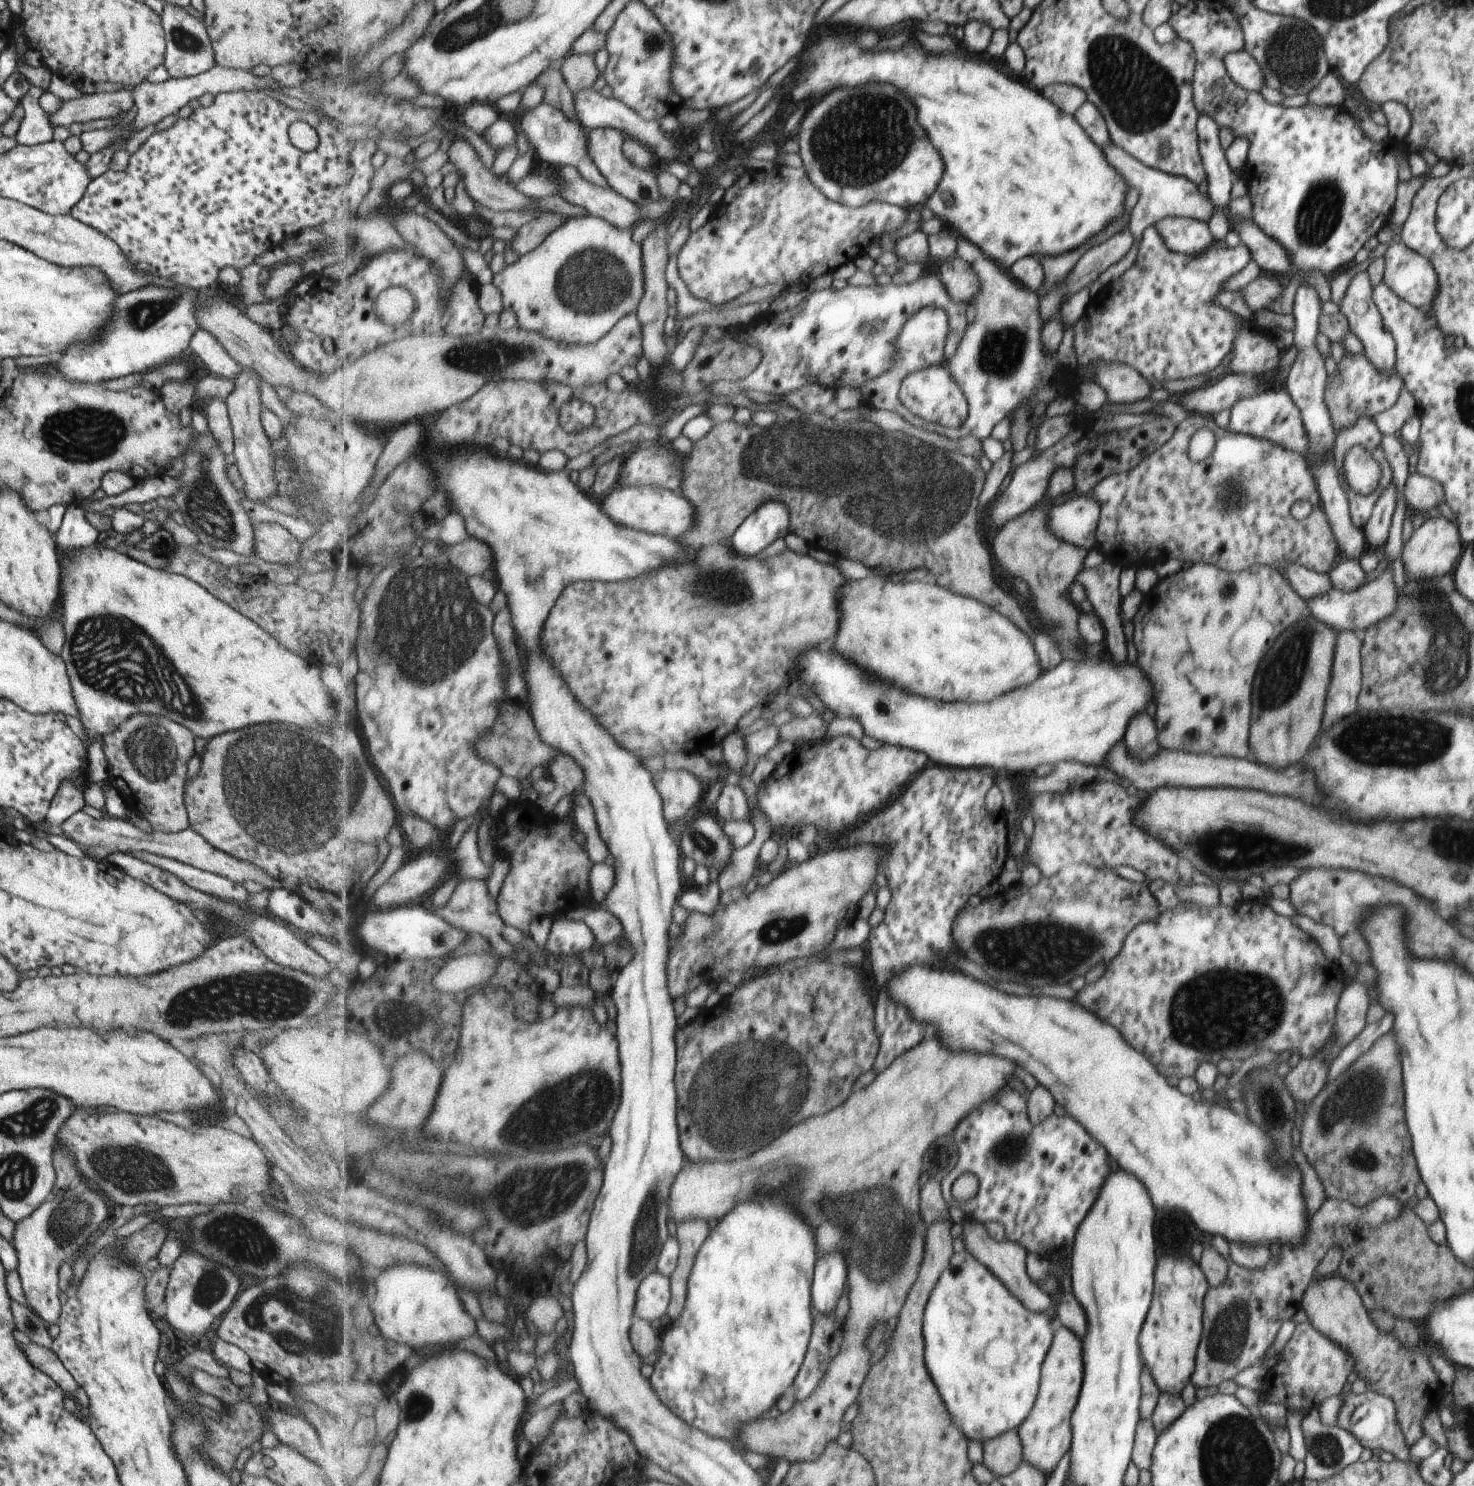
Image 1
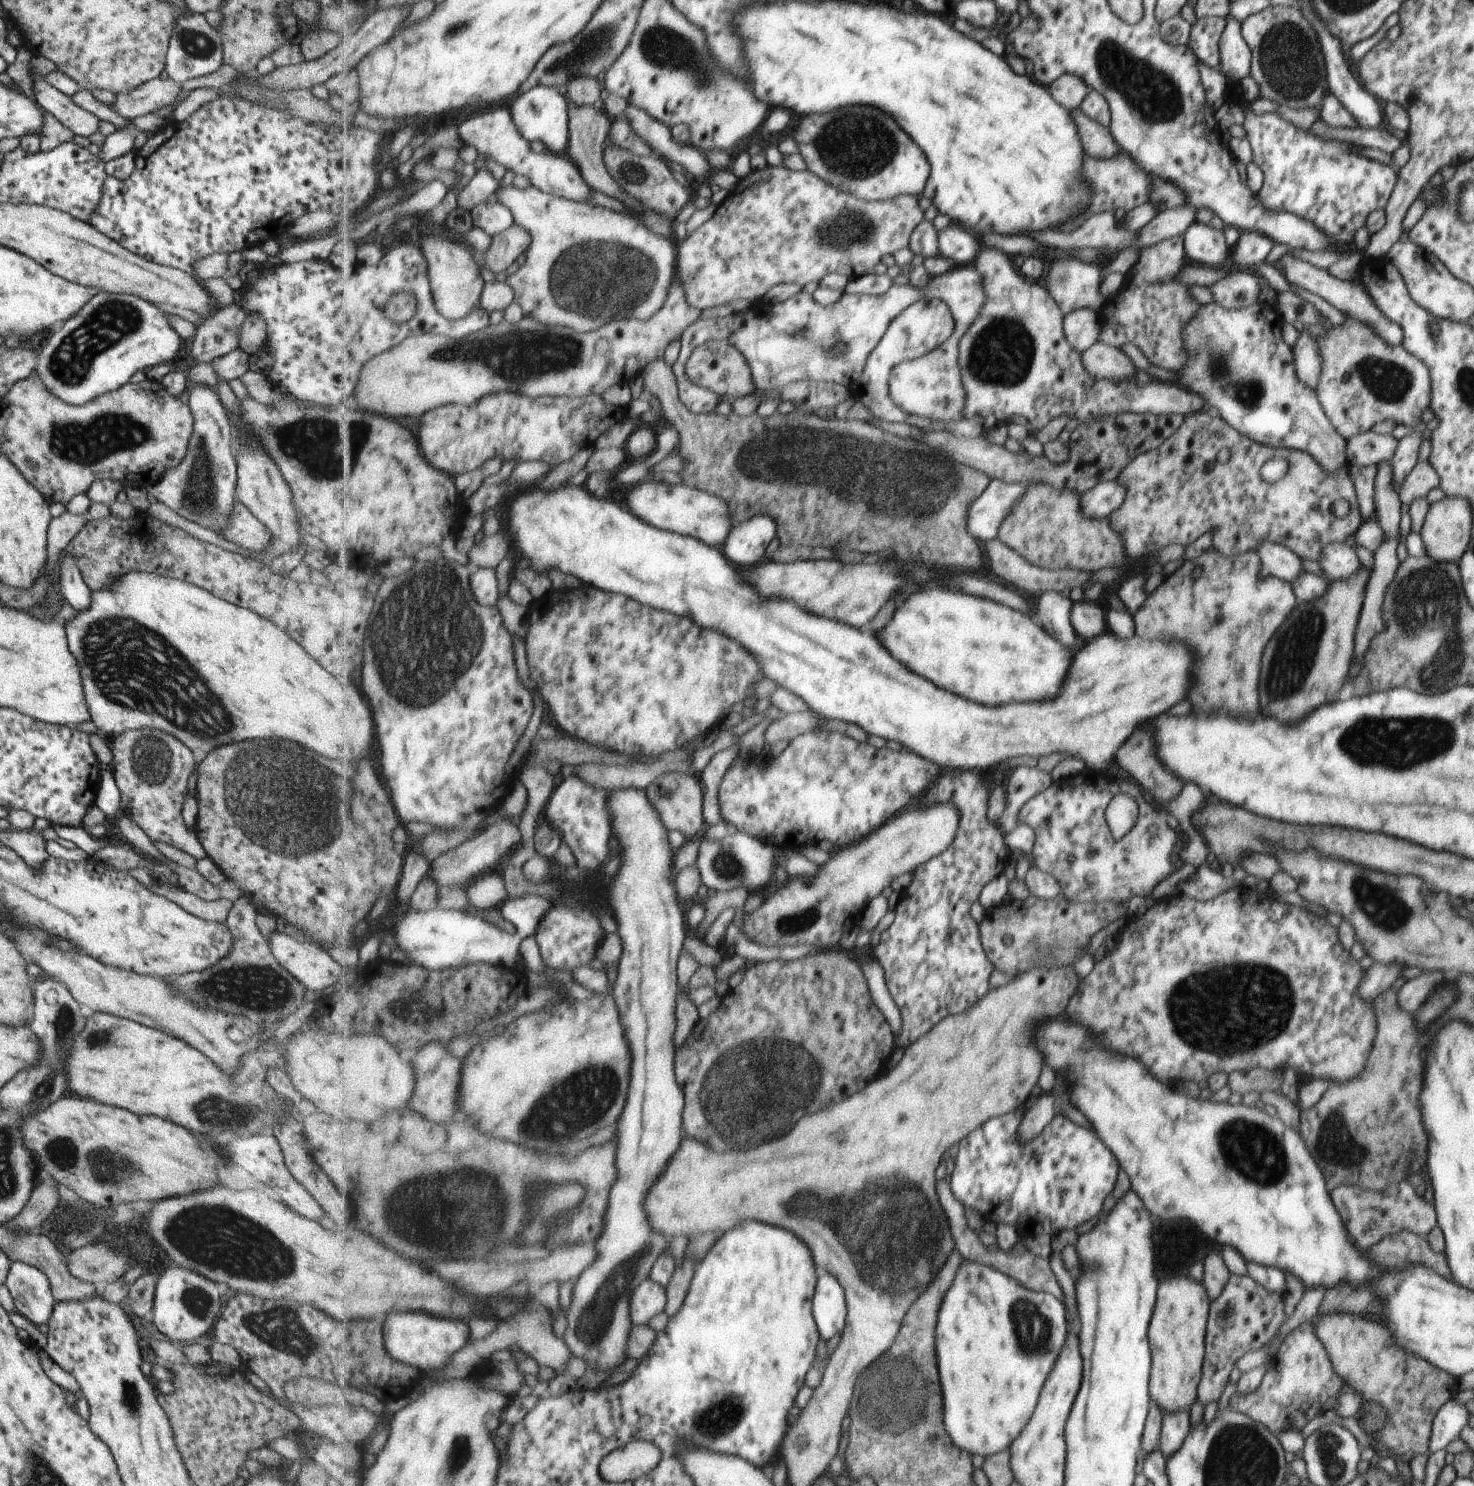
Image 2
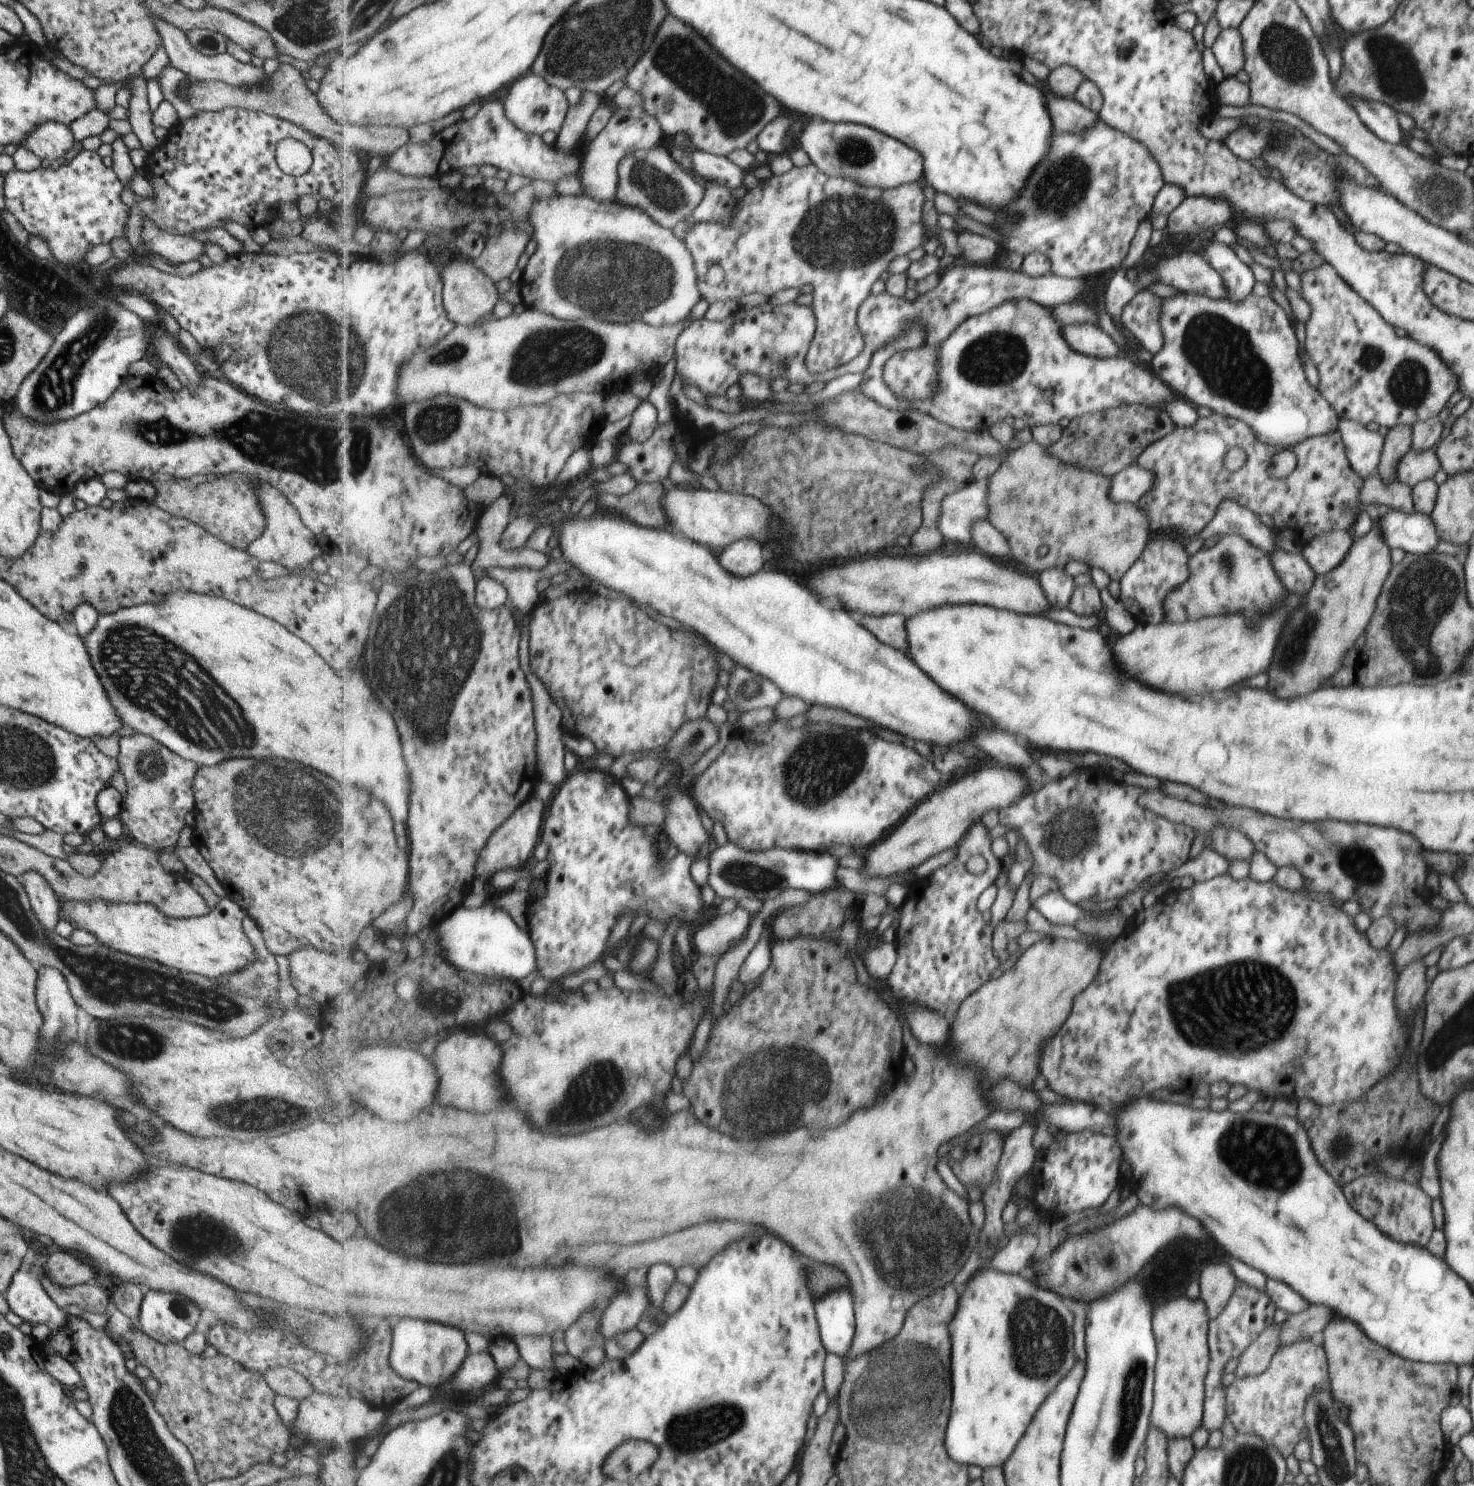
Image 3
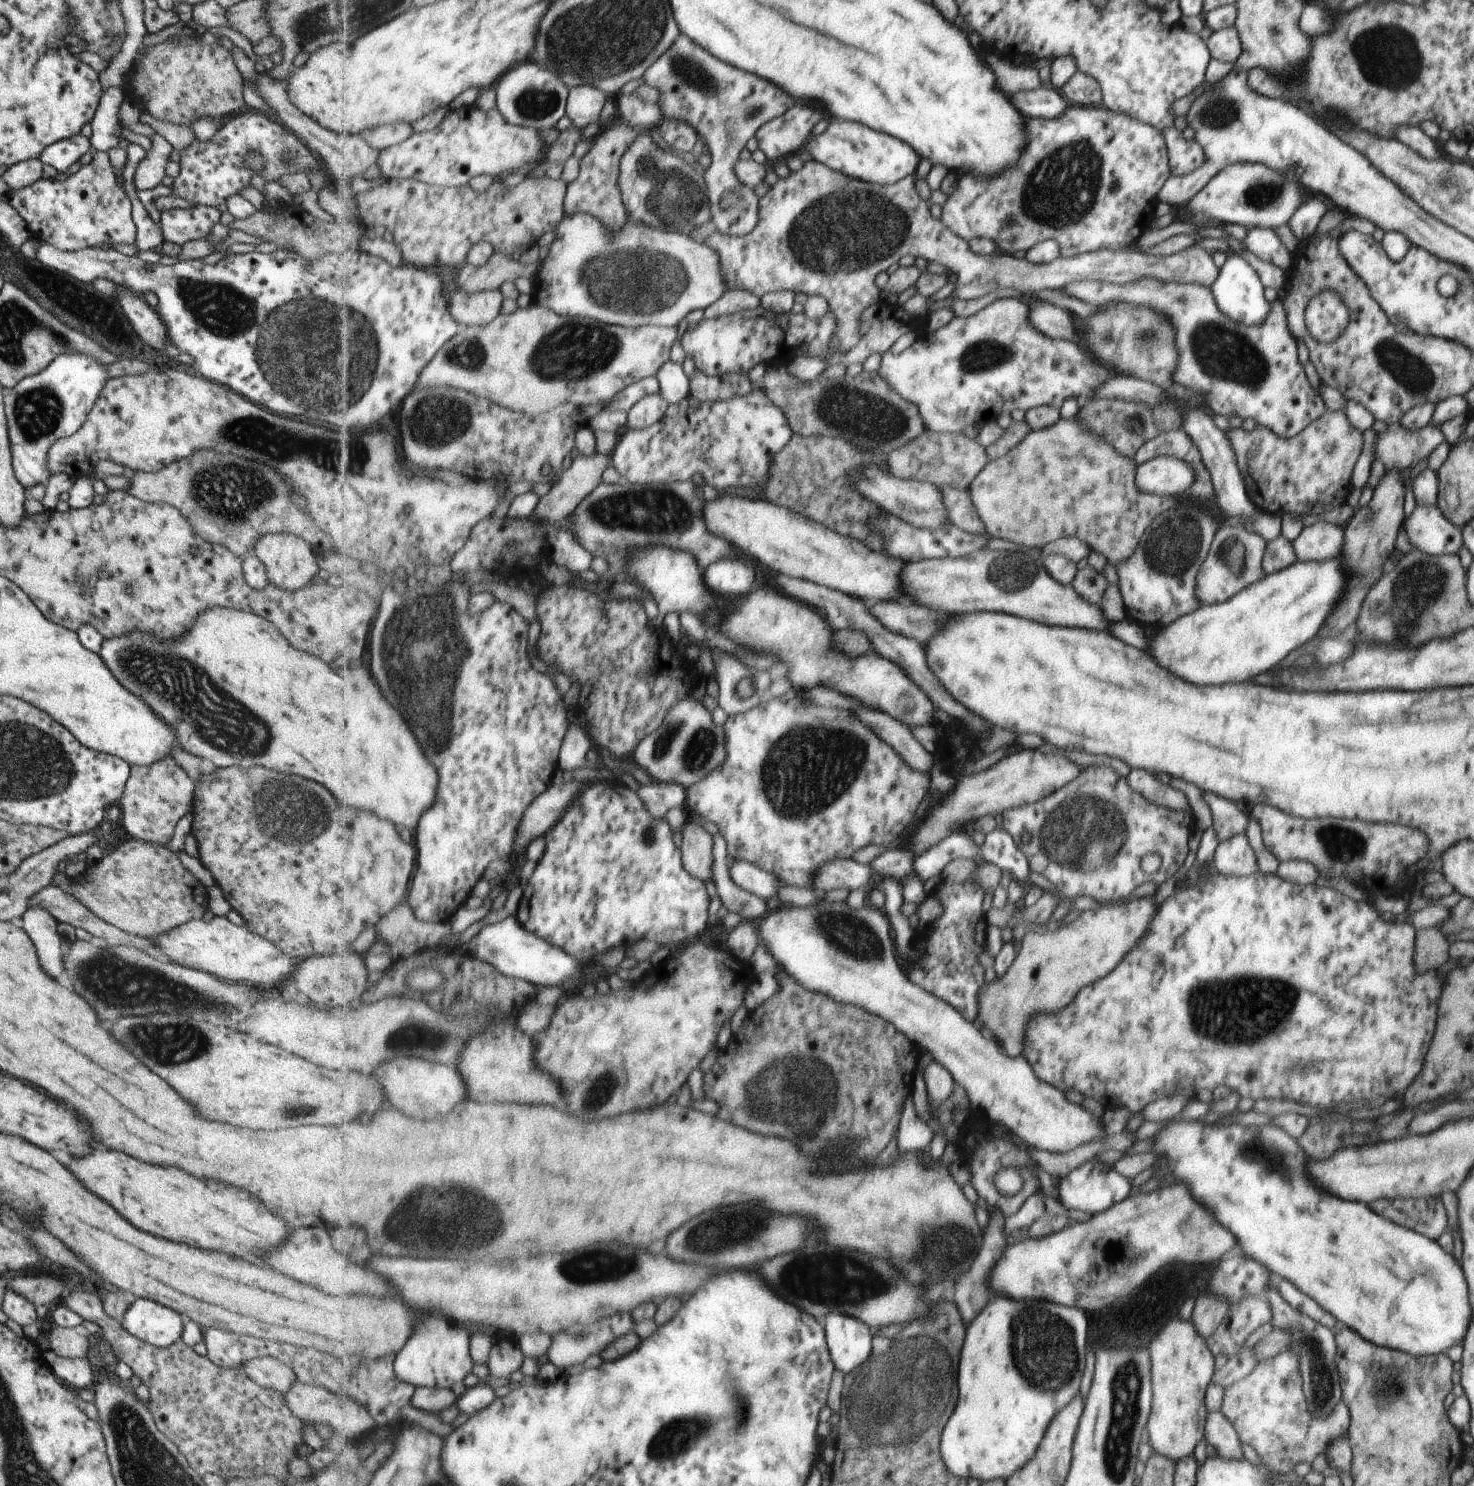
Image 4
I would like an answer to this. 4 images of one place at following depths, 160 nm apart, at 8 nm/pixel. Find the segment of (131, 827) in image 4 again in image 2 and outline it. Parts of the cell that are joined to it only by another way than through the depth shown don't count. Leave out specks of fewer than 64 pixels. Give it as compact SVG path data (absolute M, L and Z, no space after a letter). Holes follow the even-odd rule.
M152 728L122 732L112 739L110 748L112 774L121 793L121 805L125 816L134 821L152 842L168 844L168 846L190 854L196 860L206 858L207 855L202 844L198 841L197 836L186 828L182 817L183 803L188 795L188 780L198 764L195 760L195 754L190 751L190 748L166 732Z

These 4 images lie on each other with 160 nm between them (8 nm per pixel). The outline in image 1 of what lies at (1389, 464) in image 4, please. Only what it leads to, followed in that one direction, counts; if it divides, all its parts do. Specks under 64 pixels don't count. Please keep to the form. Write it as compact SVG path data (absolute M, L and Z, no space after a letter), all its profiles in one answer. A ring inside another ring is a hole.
M1422 473L1409 474L1404 484L1404 500L1411 512L1422 510L1426 514L1426 510L1445 502L1445 495L1446 490L1442 490L1438 481Z

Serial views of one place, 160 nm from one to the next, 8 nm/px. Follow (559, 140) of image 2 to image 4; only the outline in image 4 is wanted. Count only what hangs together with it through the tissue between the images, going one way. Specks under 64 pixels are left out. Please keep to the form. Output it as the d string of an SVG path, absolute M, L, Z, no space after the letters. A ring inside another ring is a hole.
M536 60L514 67L499 80L495 88L498 108L512 124L542 131L554 129L567 115L571 89L558 73Z

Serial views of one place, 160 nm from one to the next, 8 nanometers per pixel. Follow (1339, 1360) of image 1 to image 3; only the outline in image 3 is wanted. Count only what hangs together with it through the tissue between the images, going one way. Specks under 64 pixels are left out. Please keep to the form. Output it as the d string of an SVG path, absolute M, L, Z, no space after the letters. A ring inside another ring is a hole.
M1317 1339L1281 1346L1262 1374L1236 1379L1227 1387L1227 1418L1238 1433L1260 1436L1267 1444L1278 1449L1278 1454L1284 1458L1296 1456L1296 1448L1300 1448L1300 1444L1304 1444L1311 1436L1306 1420L1307 1399L1314 1394L1317 1387L1328 1381L1329 1375L1330 1362L1327 1360L1326 1350Z

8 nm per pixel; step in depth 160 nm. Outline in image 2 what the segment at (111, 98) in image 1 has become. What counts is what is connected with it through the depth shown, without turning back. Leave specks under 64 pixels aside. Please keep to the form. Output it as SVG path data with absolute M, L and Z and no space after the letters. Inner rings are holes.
M157 77L152 81L134 88L134 92L122 92L110 108L122 114L122 118L131 118L151 114L161 108L182 102L182 86L168 78Z

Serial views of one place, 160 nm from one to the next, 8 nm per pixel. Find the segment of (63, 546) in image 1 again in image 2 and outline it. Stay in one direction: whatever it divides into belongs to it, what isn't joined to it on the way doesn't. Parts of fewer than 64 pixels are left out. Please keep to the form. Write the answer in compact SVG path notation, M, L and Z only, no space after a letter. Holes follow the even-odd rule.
M70 556L64 558L60 566L60 592L77 612L84 612L90 607L91 591L80 576L76 560Z

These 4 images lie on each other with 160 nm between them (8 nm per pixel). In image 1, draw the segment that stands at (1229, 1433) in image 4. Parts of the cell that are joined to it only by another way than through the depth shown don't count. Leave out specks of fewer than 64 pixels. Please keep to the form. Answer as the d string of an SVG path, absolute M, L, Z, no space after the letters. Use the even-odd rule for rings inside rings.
M1383 1195L1377 1200L1372 1200L1372 1203L1366 1204L1364 1207L1358 1207L1354 1206L1350 1200L1326 1198L1324 1204L1320 1206L1320 1209L1313 1216L1312 1240L1308 1240L1308 1244L1282 1246L1280 1252L1278 1252L1278 1260L1271 1256L1271 1260L1266 1265L1266 1268L1260 1268L1260 1270L1248 1270L1248 1268L1242 1268L1242 1266L1230 1261L1226 1281L1222 1285L1216 1286L1216 1288L1210 1286L1204 1298L1204 1330L1202 1332L1202 1340L1200 1340L1198 1346L1198 1352L1196 1352L1196 1366L1194 1366L1191 1378L1194 1387L1198 1389L1206 1388L1206 1386L1218 1387L1222 1380L1230 1380L1238 1372L1242 1372L1244 1368L1261 1362L1264 1354L1268 1352L1268 1348L1274 1344L1278 1328L1281 1328L1284 1322L1290 1321L1301 1308L1304 1292L1314 1277L1314 1270L1322 1262L1328 1250L1338 1244L1345 1251L1346 1248L1358 1244L1360 1240L1370 1236L1372 1231L1376 1231L1378 1220L1376 1219L1375 1207L1377 1205L1384 1208L1384 1212L1382 1212L1384 1218L1382 1220L1391 1220L1384 1222L1394 1222L1392 1218L1396 1218L1398 1210L1400 1210L1398 1201L1400 1202L1394 1196Z

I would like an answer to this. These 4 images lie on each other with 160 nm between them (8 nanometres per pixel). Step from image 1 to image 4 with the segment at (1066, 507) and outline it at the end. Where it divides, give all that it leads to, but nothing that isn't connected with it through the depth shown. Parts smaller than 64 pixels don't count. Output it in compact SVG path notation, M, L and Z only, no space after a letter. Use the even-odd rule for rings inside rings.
M1156 457L1137 465L1136 484L1144 493L1164 496L1182 494L1195 473L1184 461L1174 457Z

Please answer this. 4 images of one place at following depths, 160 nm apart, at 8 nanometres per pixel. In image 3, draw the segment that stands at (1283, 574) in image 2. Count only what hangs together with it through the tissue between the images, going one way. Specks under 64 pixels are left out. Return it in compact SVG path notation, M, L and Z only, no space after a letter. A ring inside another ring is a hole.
M1224 498L1218 506L1212 521L1197 536L1200 540L1210 540L1214 536L1236 535L1251 541L1256 548L1262 548L1268 555L1274 552L1276 532L1262 524L1260 518L1248 508L1240 506L1232 498Z

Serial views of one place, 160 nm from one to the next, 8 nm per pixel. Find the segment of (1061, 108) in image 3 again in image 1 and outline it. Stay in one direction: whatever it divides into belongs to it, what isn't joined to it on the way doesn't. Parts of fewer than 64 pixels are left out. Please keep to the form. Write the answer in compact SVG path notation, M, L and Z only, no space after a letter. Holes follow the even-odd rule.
M1113 143L1104 146L1103 154L1104 157L1107 158L1108 164L1111 164L1112 168L1115 168L1116 172L1119 172L1120 176L1124 177L1124 180L1127 181L1127 185L1136 188L1139 192L1138 202L1136 202L1131 212L1131 219L1127 226L1127 229L1129 229L1134 236L1134 243L1122 260L1119 260L1116 264L1112 264L1108 270L1105 270L1098 276L1098 281L1106 288L1109 283L1119 278L1134 264L1142 235L1146 228L1158 224L1158 220L1168 218L1168 216L1173 216L1174 218L1192 218L1209 223L1210 218L1212 218L1212 212L1214 212L1214 206L1212 206L1212 202L1210 202L1210 197L1208 195L1206 196L1206 194L1202 194L1198 186L1196 186L1194 182L1190 182L1186 177L1170 175L1164 171L1150 168L1150 166L1138 162L1136 158L1132 158L1130 154L1126 153L1126 150L1118 148L1118 146L1115 146Z

